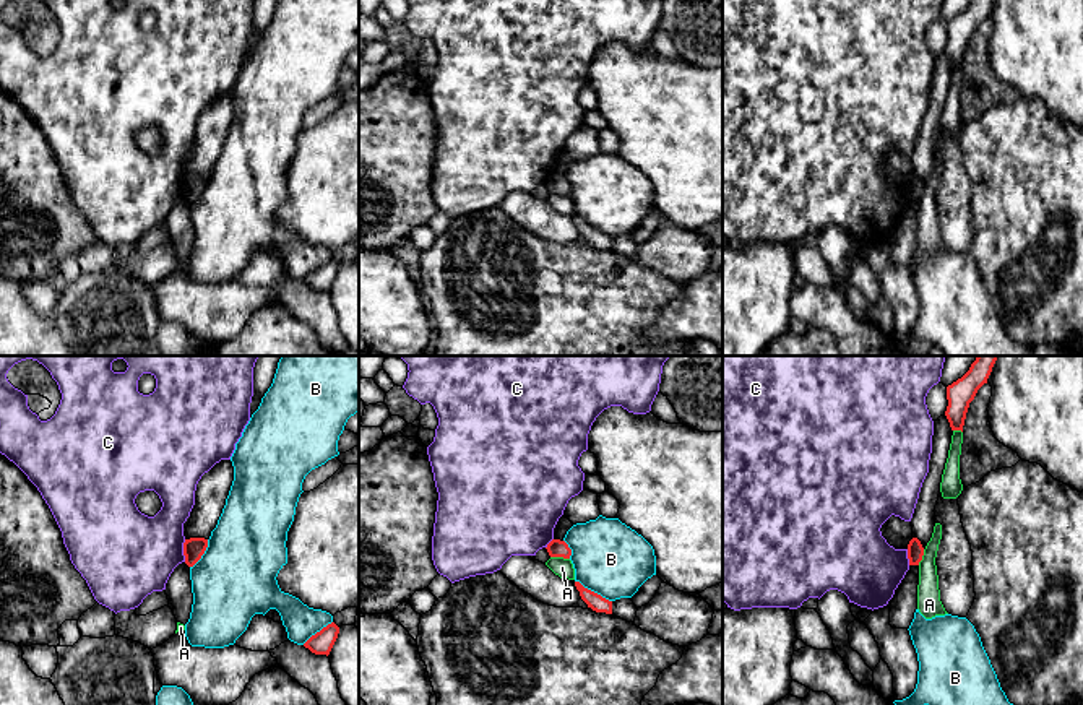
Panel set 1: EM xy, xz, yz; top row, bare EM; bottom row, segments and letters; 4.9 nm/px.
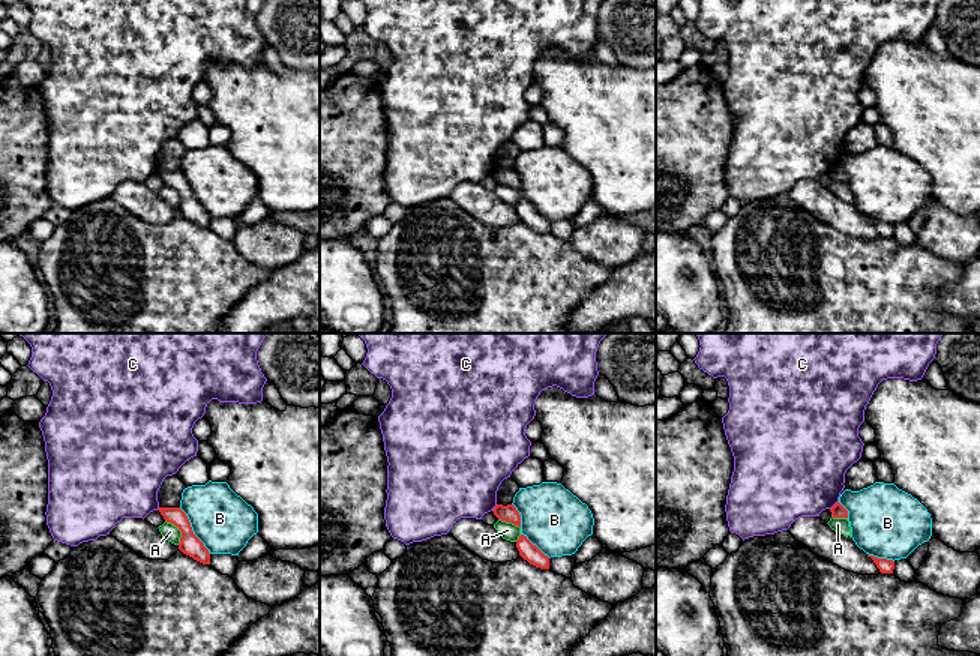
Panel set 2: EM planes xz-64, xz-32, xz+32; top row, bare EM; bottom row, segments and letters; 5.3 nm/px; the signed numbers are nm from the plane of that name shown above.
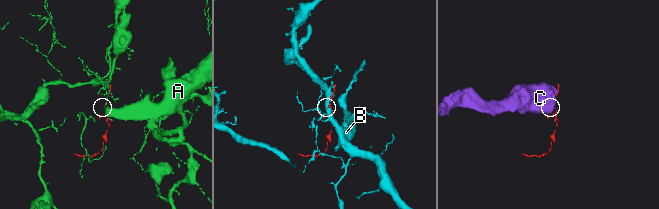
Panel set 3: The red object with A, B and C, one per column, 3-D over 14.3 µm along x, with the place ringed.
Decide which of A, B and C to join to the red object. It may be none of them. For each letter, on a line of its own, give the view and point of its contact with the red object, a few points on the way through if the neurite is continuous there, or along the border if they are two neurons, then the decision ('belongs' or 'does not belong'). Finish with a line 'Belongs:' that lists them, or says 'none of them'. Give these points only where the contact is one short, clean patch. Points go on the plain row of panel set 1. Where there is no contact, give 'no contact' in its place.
A: contact xz (560, 192); does not belong
B: contact xz (593, 228); does not belong
C: contact xy (184, 187); border xy (185, 176), (184, 197); does not belong
Belongs: none of them

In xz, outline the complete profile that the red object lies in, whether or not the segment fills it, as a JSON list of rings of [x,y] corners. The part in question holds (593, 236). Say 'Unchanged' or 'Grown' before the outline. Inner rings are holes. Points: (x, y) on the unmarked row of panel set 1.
Unchanged. [[[575,218],[575,223],[580,227],[581,236],[588,240],[588,244],[591,244],[596,249],[612,250],[612,237],[585,224],[580,218]]]

